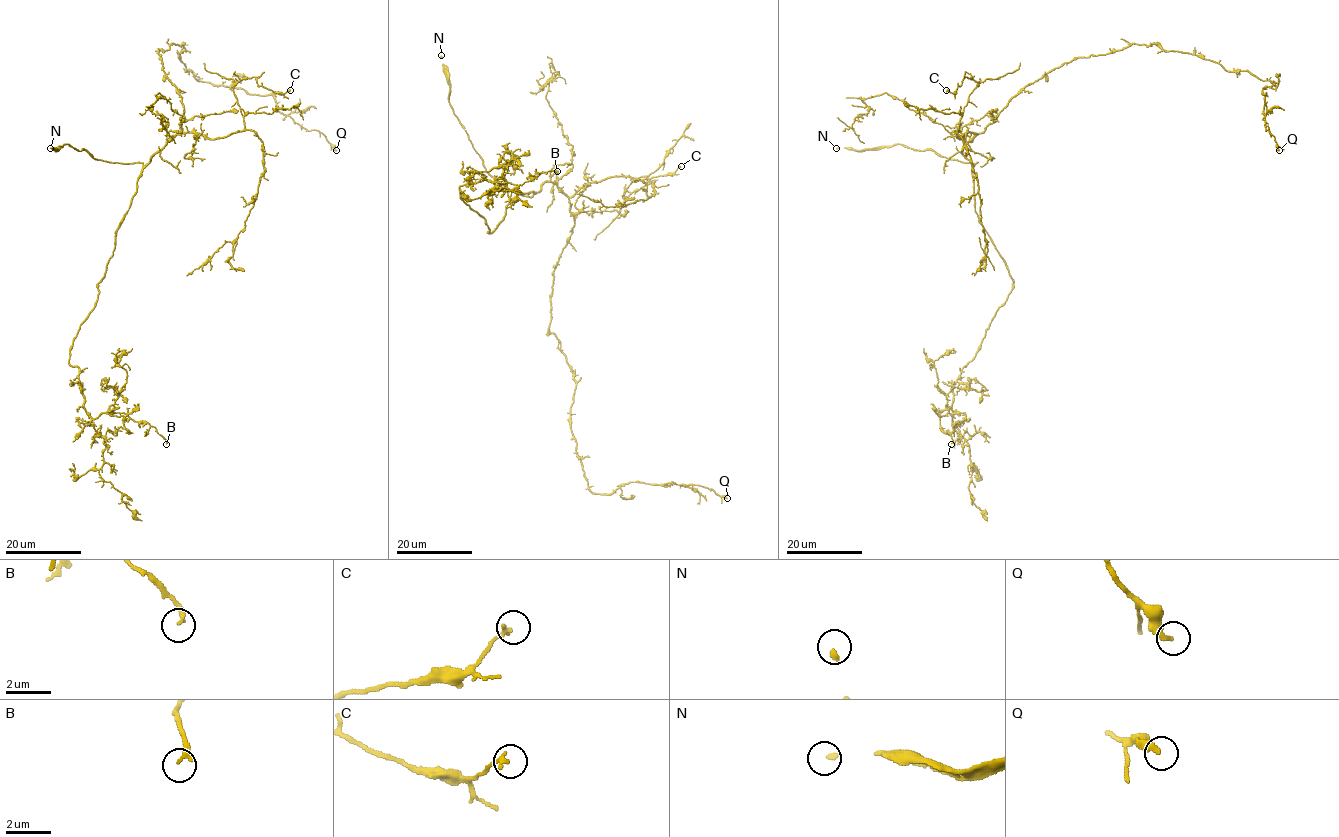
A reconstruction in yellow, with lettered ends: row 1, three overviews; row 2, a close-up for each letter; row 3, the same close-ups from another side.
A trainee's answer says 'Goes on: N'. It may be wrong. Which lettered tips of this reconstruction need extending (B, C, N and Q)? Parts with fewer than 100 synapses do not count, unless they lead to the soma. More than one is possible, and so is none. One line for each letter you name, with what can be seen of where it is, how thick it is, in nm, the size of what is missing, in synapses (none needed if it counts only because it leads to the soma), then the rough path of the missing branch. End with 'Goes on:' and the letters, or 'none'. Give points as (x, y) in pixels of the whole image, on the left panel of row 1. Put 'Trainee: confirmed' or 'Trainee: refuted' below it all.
N: (50, 148) | 170 nm | (50, 148), (49, 154), (52, 160), (47, 171), (45, 187), (26, 205), (27, 209)
Goes on: N
Trainee: confirmed

